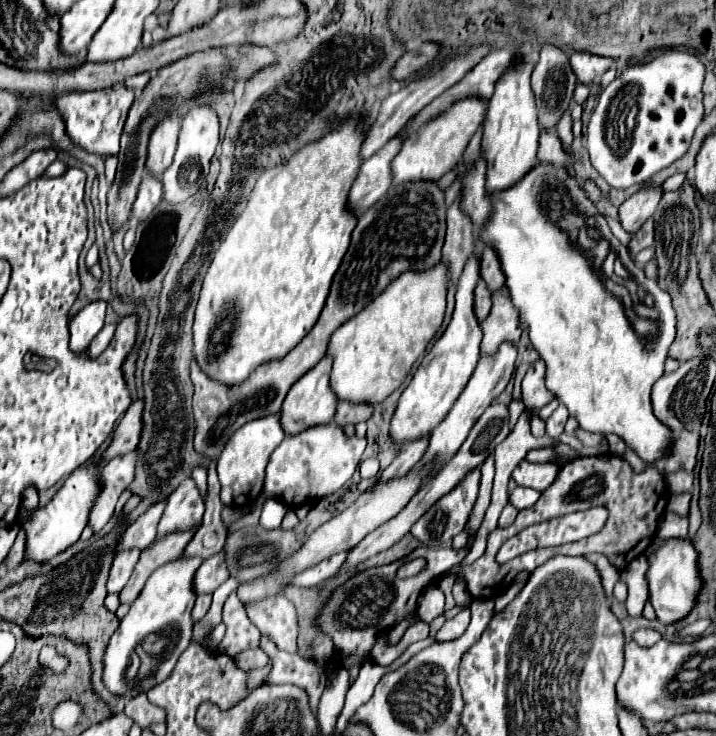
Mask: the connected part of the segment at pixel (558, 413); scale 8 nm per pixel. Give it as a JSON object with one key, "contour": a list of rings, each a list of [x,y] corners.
{"contour":[[[559,406],[559,408],[549,416],[549,420],[547,420],[547,430],[545,430],[545,432],[547,432],[547,436],[551,436],[551,438],[561,436],[561,434],[563,434],[563,426],[565,426],[567,418],[569,418],[567,410],[565,410],[563,406]]]}

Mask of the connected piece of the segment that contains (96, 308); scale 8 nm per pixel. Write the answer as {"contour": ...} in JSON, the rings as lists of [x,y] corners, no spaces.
{"contour":[[[97,300],[87,304],[83,310],[77,312],[77,316],[71,318],[69,330],[71,330],[71,350],[83,352],[87,350],[89,342],[97,336],[97,332],[103,328],[105,320],[105,302]]]}

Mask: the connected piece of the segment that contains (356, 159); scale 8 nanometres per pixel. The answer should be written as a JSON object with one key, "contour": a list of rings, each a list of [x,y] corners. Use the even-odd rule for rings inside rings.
{"contour":[[[347,116],[347,122],[343,122],[343,126],[339,126],[339,130],[333,130],[331,134],[319,138],[319,142],[311,142],[311,144],[303,146],[285,164],[269,168],[269,170],[265,170],[259,176],[259,180],[257,180],[253,192],[249,196],[249,202],[247,202],[243,214],[229,228],[225,240],[217,248],[215,258],[213,258],[205,278],[203,278],[201,296],[199,296],[197,310],[195,310],[193,342],[195,342],[197,364],[207,376],[211,376],[211,378],[215,378],[219,382],[225,382],[225,384],[239,384],[239,382],[243,382],[243,378],[247,378],[265,360],[283,358],[315,326],[315,322],[317,322],[317,318],[319,318],[319,314],[321,314],[321,310],[325,306],[333,276],[335,276],[335,272],[337,272],[337,268],[339,268],[339,264],[341,264],[341,260],[343,260],[343,256],[347,252],[347,246],[349,246],[349,240],[351,240],[351,230],[357,224],[355,214],[347,214],[347,194],[349,194],[351,182],[355,182],[355,174],[359,172],[359,166],[361,166],[361,154],[359,152],[361,152],[361,144],[363,144],[365,136],[367,136],[367,126],[363,122],[355,122],[355,116]]]}

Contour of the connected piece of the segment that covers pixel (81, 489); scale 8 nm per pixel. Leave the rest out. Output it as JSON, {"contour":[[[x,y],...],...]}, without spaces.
{"contour":[[[99,458],[87,460],[79,466],[55,494],[55,498],[45,506],[33,510],[29,520],[23,520],[21,526],[27,530],[27,550],[25,556],[35,562],[49,560],[69,548],[73,542],[79,540],[83,528],[87,526],[87,518],[91,506],[95,506],[95,498],[101,494],[101,472],[99,472]]]}

